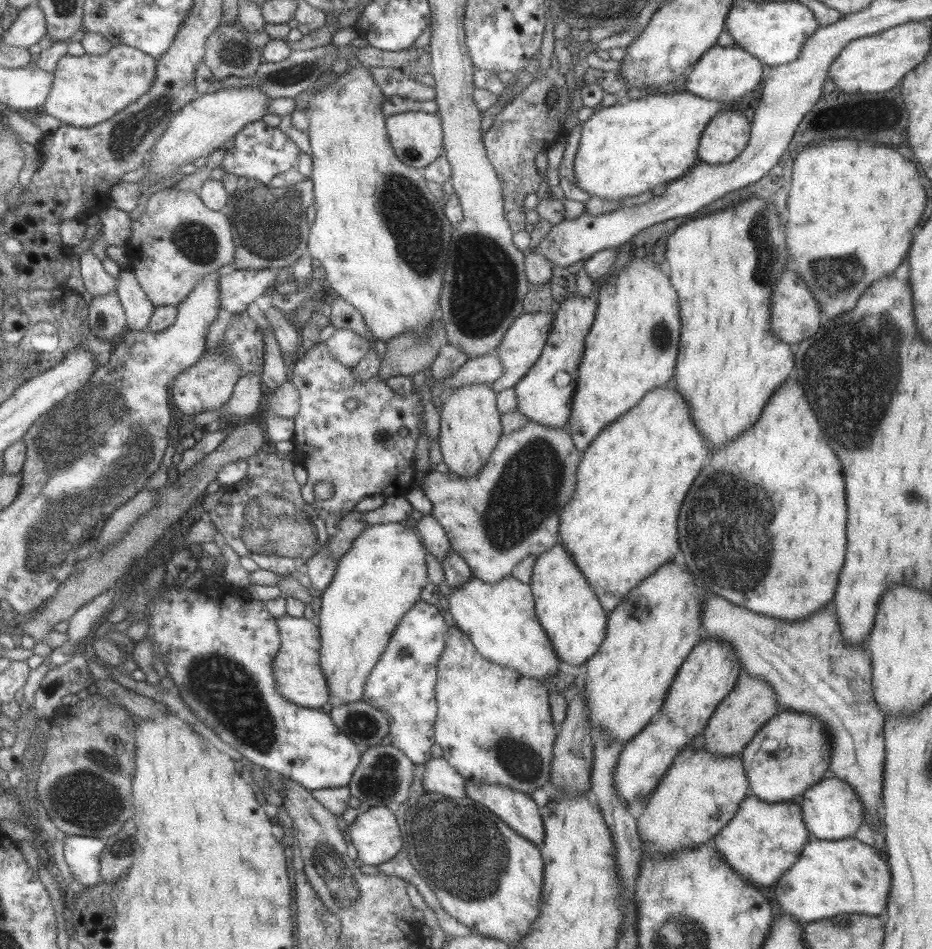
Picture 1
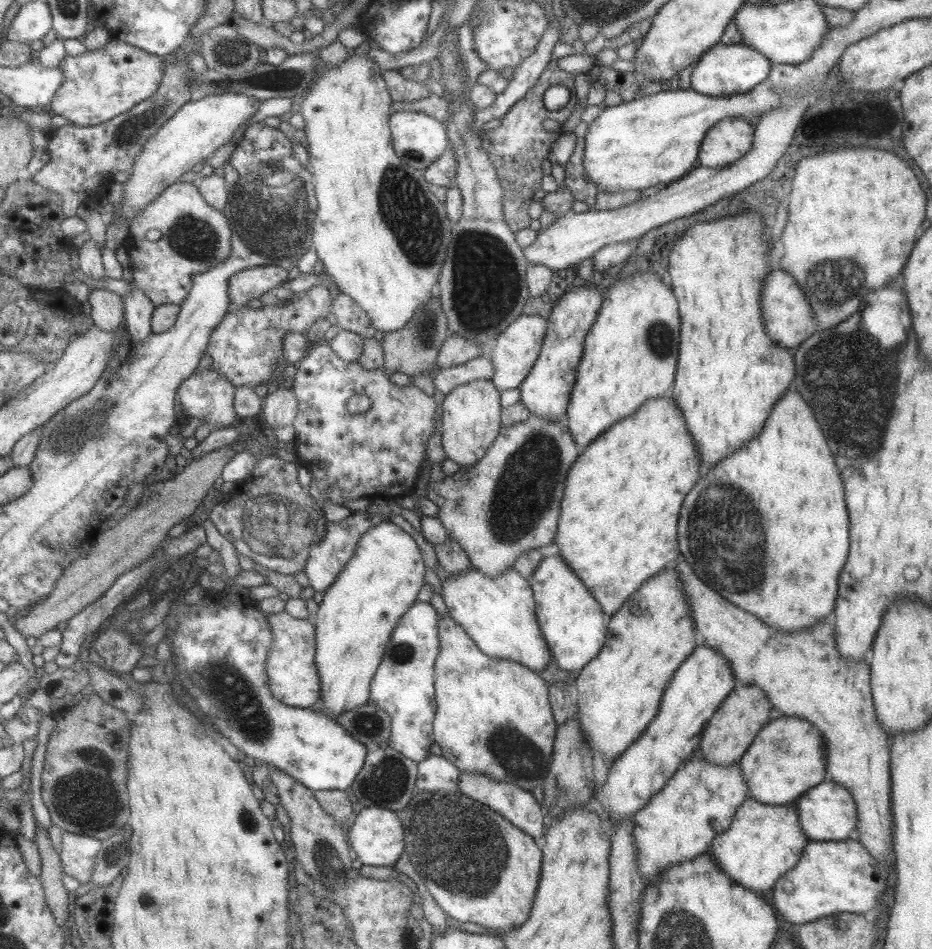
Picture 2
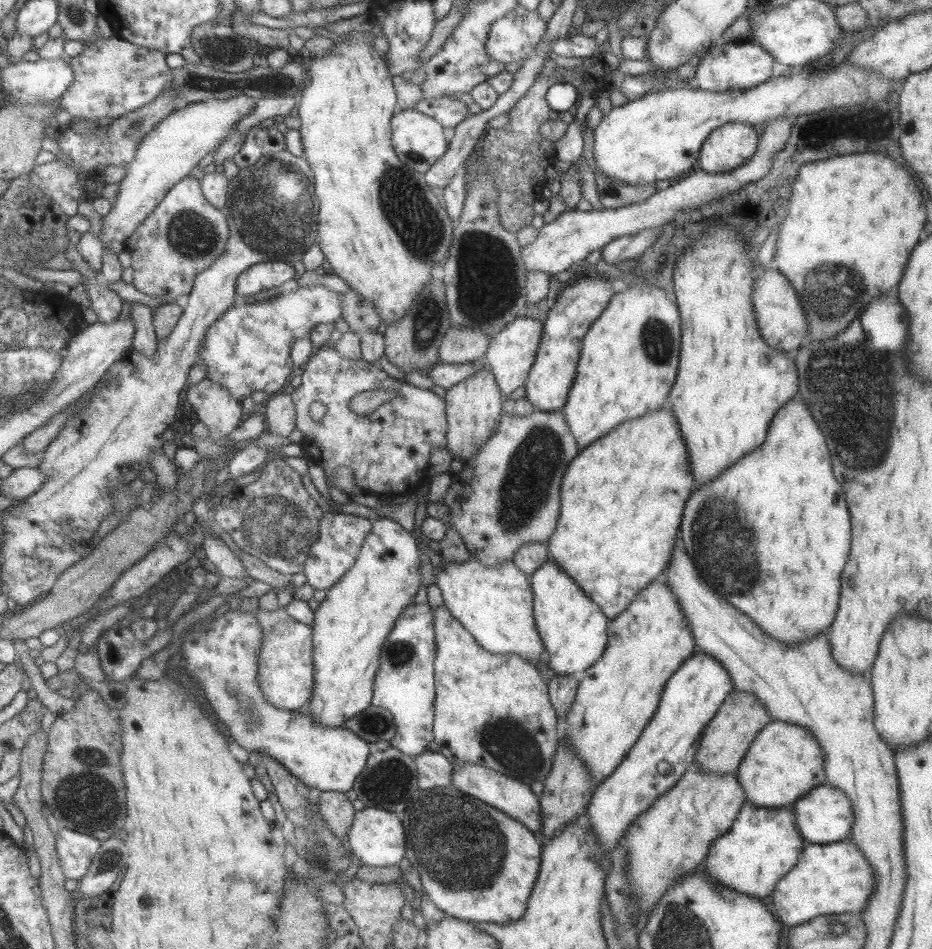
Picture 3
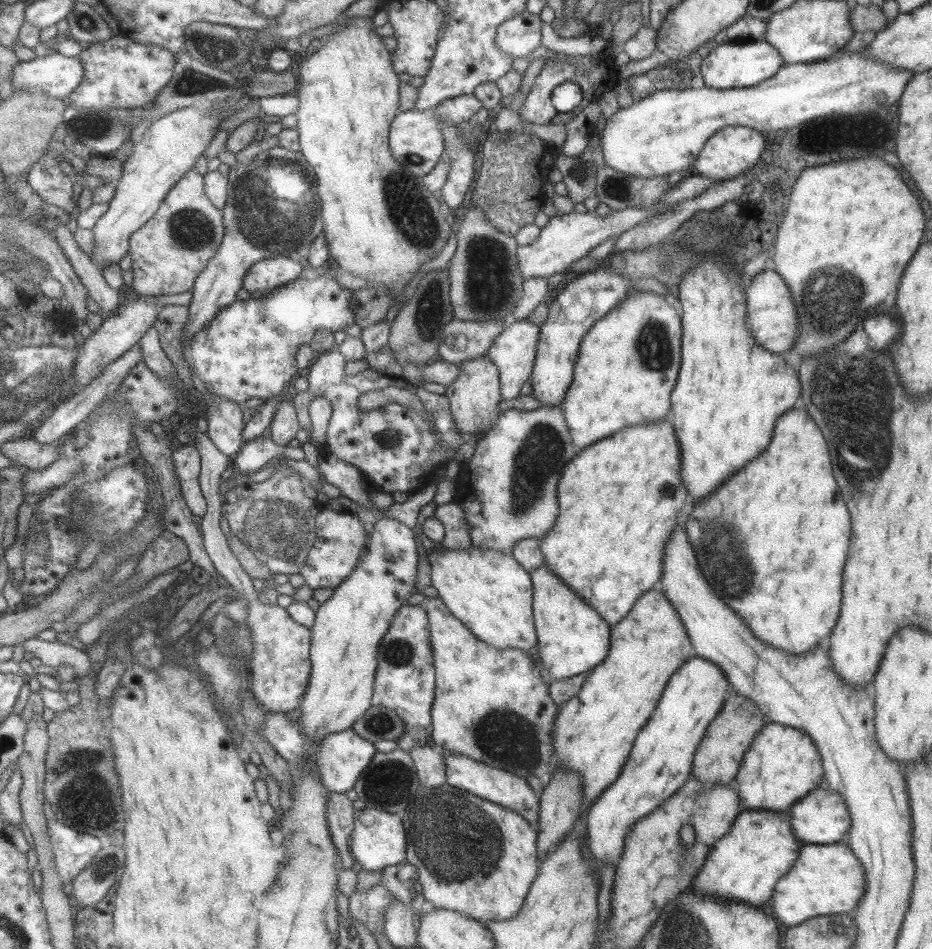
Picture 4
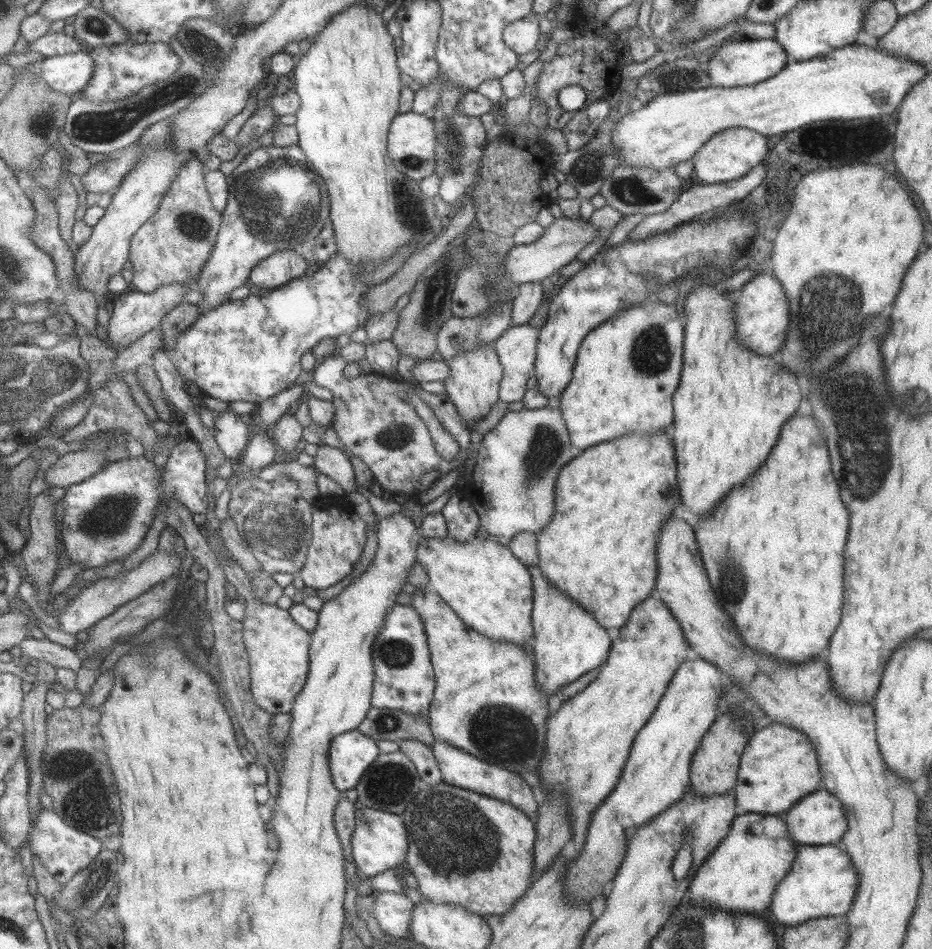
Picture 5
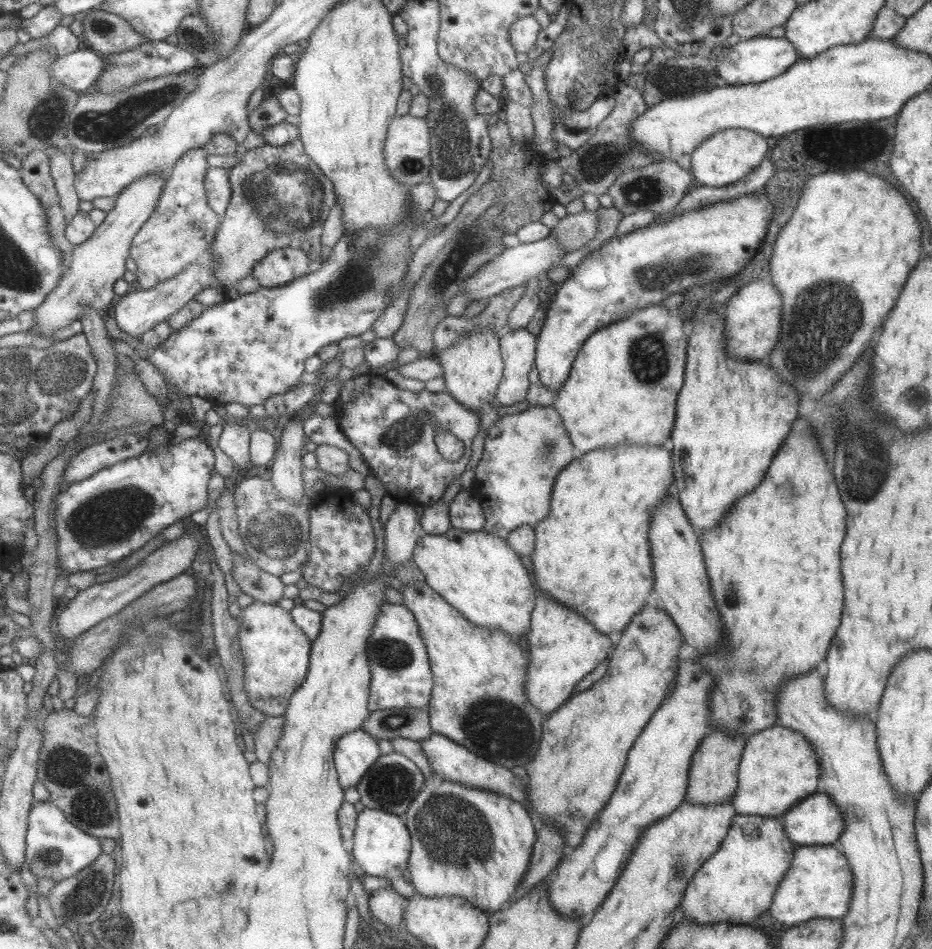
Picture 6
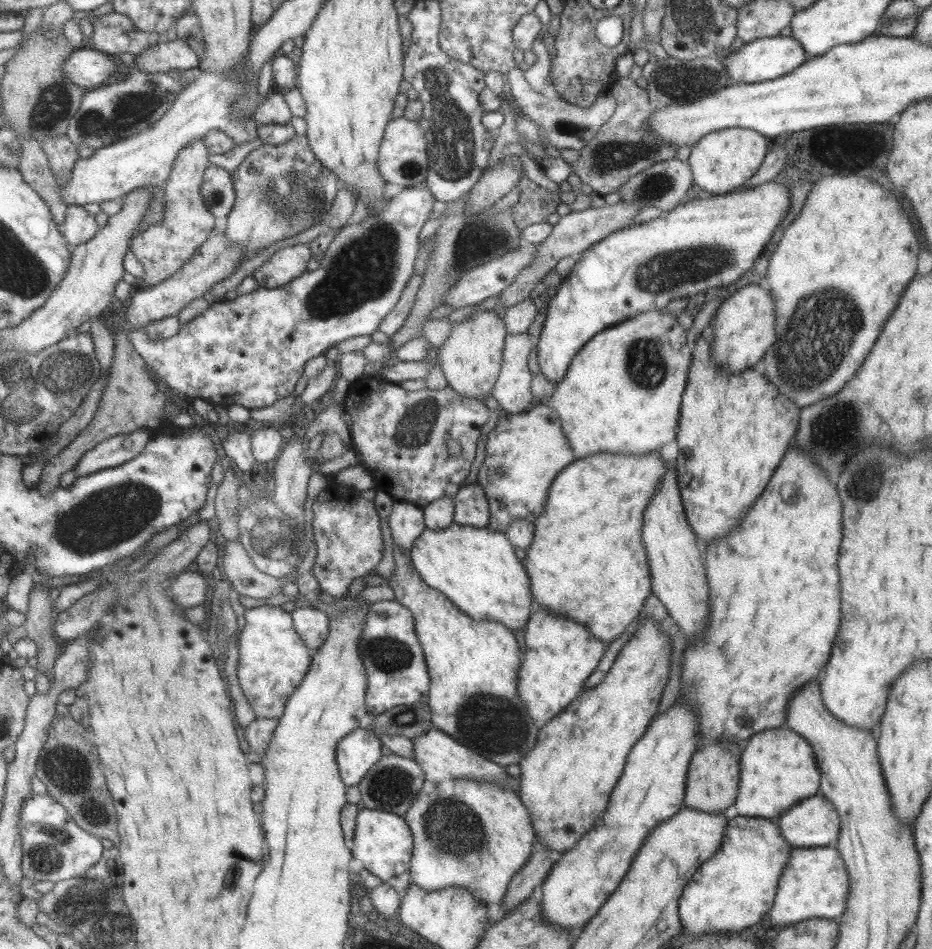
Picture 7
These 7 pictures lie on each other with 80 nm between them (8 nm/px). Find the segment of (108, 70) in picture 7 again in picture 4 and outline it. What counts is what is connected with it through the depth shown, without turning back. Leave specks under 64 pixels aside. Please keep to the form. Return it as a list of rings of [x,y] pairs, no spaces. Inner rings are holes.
[[[56,52],[51,56],[21,61],[15,67],[13,85],[16,91],[46,93],[67,100],[82,85],[86,74],[87,68],[81,58]]]

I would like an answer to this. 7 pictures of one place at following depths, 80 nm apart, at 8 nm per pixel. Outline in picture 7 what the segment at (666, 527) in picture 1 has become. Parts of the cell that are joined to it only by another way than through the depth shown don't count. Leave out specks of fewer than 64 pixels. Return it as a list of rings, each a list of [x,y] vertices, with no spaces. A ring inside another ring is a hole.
[[[598,452],[591,456],[574,459],[563,470],[560,470],[551,483],[542,513],[534,520],[534,535],[531,544],[528,546],[525,557],[525,571],[529,578],[529,588],[534,598],[535,606],[543,607],[553,614],[561,614],[573,622],[581,623],[587,627],[595,638],[602,640],[605,644],[618,638],[620,634],[631,623],[637,619],[643,608],[646,598],[652,594],[649,566],[645,556],[642,543],[642,520],[643,511],[646,509],[651,497],[655,494],[660,480],[666,471],[666,461],[658,452],[641,453],[640,455],[628,455],[627,453]]]

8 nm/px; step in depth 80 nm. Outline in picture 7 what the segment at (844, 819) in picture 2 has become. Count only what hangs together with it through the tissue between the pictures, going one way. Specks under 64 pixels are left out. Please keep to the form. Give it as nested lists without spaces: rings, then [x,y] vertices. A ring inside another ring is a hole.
[[[811,796],[787,809],[775,821],[782,837],[791,846],[833,847],[839,836],[839,817],[823,796]]]

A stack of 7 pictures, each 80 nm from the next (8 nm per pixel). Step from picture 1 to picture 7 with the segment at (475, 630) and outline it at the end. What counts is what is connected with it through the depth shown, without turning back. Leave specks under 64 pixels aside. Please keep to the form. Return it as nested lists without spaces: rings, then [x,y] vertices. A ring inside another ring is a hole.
[[[453,522],[443,530],[423,529],[412,544],[410,556],[414,570],[423,583],[444,594],[461,613],[475,621],[497,622],[513,631],[526,625],[535,606],[529,588],[529,578],[513,548],[504,533]]]

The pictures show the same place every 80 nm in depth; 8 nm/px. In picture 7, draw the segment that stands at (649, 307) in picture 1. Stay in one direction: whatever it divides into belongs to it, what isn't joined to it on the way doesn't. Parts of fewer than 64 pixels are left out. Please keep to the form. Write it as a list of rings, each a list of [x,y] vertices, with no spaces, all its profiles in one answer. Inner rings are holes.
[[[653,309],[607,327],[605,330],[592,336],[579,349],[579,352],[568,363],[563,378],[556,383],[553,394],[546,400],[542,400],[543,404],[552,408],[560,418],[563,434],[568,440],[575,459],[591,456],[598,452],[627,453],[628,455],[657,452],[666,442],[675,438],[681,395],[684,391],[684,386],[687,384],[687,371],[692,359],[691,350],[687,347],[687,342],[685,341],[686,333],[686,330],[679,325],[676,318],[671,317],[670,313]]]

